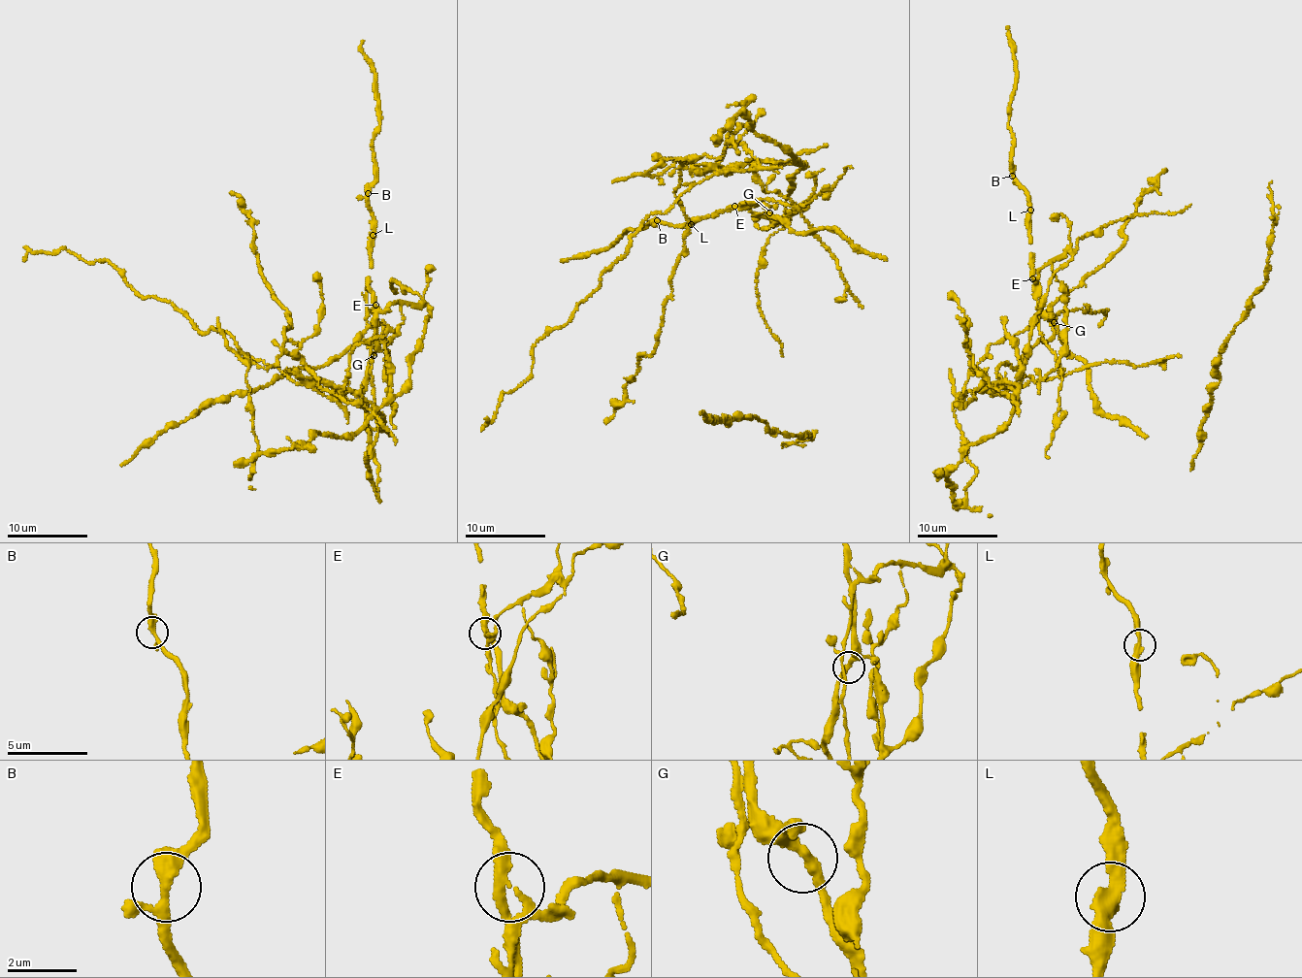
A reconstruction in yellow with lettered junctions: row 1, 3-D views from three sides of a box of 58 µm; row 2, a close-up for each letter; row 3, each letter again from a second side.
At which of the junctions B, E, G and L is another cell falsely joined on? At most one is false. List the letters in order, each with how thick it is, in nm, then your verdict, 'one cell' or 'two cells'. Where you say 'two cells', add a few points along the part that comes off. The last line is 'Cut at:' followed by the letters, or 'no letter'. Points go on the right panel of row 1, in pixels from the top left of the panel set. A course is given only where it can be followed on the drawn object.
B: 300 nm thick; one cell
E: 280 nm thick; two cells; foreign part runs (1032, 277), (1069, 249), (1021, 383), (991, 395), (996, 369), (1048, 341), (1061, 311), (1105, 311), (1099, 327)
G: 280 nm thick; one cell
L: 360 nm thick; one cell
Cut at: E

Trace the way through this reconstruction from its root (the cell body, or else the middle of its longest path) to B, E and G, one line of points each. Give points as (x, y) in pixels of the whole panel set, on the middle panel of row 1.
B: (785, 199), (785, 221), (752, 215), (743, 203), (680, 227), (657, 220)
E: (785, 199), (785, 221), (752, 215), (745, 204), (734, 206)
G: (785, 199), (785, 221), (752, 215), (745, 204), (742, 205), (755, 201), (769, 212)

